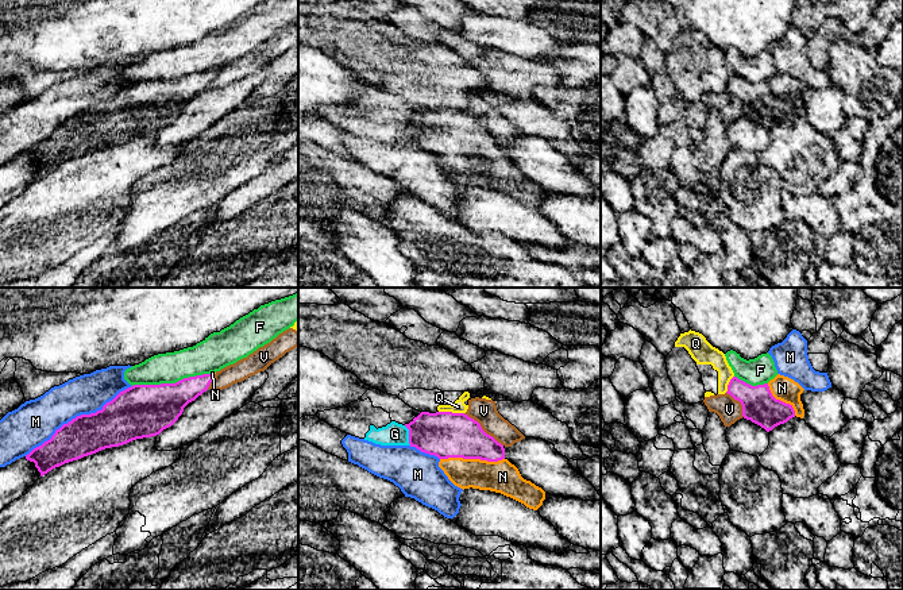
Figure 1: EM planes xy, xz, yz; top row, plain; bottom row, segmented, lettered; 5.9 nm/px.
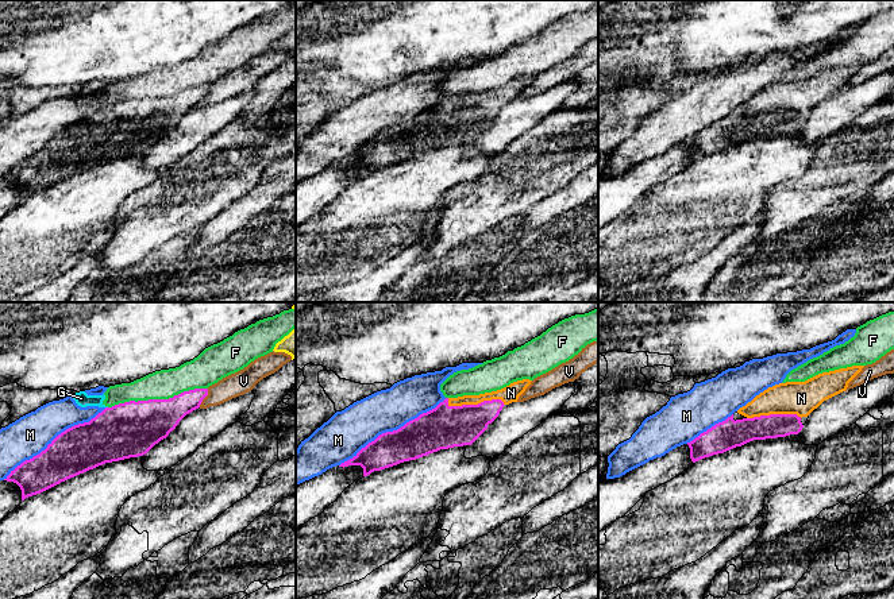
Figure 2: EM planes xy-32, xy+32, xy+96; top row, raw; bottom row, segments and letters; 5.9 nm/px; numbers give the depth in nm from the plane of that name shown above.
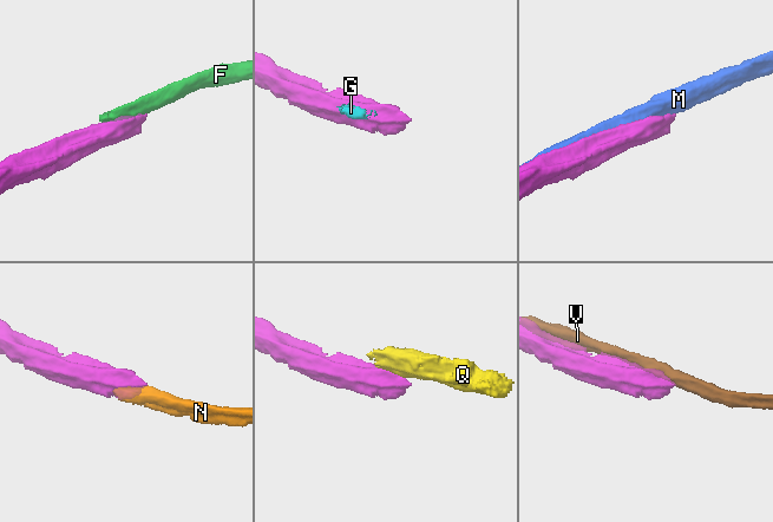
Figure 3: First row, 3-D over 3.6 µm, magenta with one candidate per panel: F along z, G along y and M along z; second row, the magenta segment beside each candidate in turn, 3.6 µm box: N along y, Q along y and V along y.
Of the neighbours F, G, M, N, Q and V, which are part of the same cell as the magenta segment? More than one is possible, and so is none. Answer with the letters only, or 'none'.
N

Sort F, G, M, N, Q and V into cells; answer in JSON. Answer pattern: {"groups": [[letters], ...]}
{"groups": [["F", "G"], ["M"], ["N"], ["Q"], ["V"]]}

